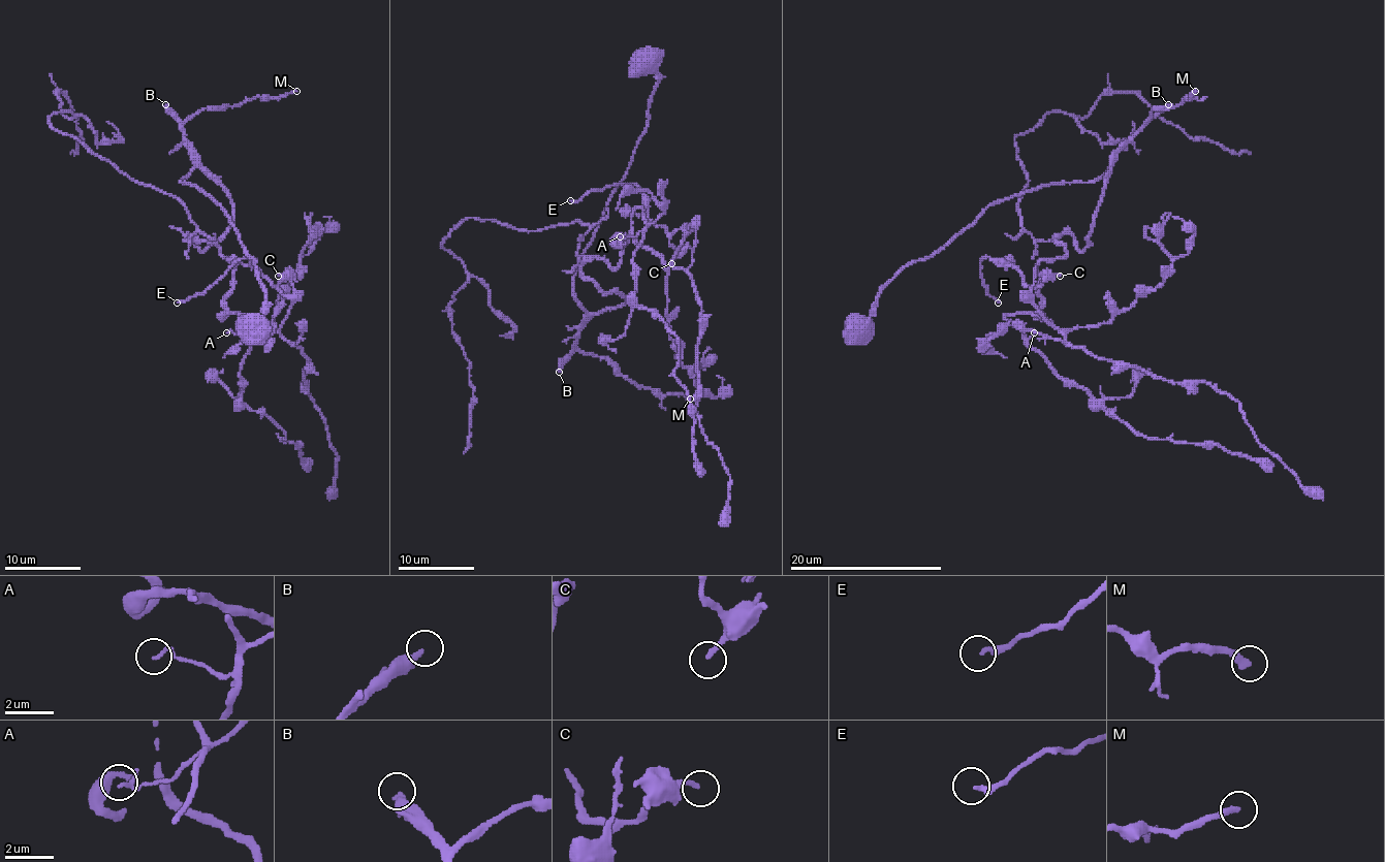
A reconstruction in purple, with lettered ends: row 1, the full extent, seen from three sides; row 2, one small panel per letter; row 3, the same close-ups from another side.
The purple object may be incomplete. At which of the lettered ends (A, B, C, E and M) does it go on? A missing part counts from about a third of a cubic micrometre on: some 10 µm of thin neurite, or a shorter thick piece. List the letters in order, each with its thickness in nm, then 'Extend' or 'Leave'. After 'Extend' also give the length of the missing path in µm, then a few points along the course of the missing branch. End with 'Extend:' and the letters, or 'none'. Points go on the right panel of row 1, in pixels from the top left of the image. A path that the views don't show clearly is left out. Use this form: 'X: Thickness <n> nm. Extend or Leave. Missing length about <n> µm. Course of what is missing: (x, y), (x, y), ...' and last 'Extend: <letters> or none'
A: Thickness 150 nm. Leave
B: Thickness 320 nm. Extend. Missing length about 50 µm
C: Thickness 170 nm. Leave
E: Thickness 240 nm. Leave
M: Thickness 280 nm. Extend. Missing length about 45 µm. Course of what is missing: (1195, 91), (1217, 89), (1220, 93), (1218, 114), (1220, 104), (1266, 91), (1294, 95), (1294, 106), (1308, 114)
Extend: B, M

